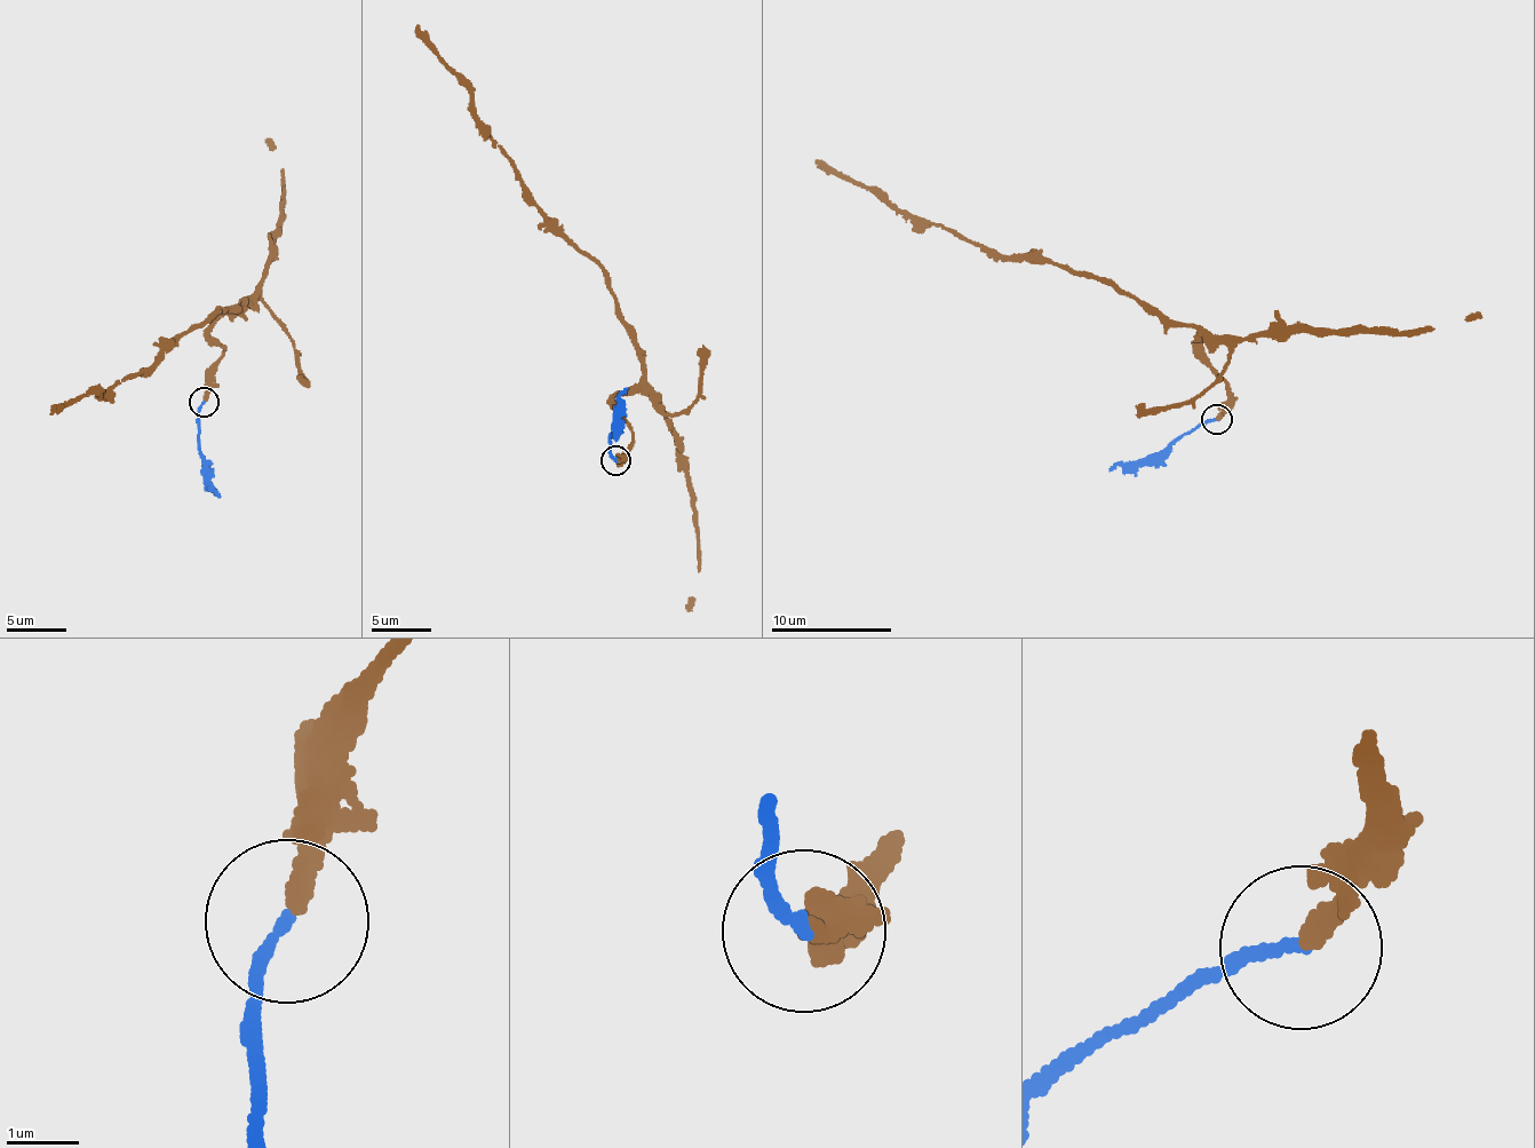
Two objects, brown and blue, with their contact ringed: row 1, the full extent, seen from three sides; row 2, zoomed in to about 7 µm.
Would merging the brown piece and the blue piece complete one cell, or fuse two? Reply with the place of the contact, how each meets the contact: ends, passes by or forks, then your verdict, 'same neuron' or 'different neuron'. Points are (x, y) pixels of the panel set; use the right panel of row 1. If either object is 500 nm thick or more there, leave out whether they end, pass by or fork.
at (1217, 419); brown ends there; blue ends there; same neuron

